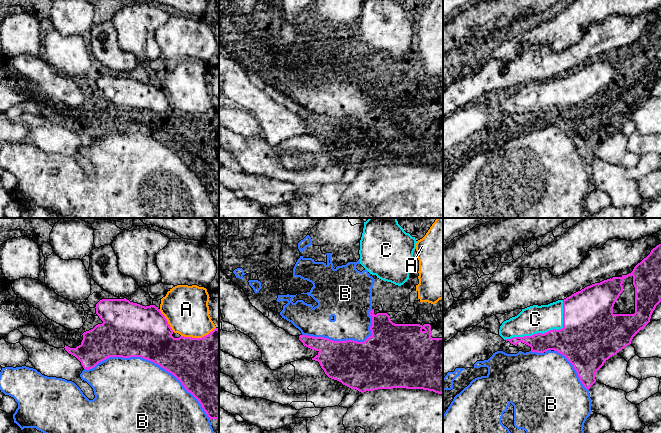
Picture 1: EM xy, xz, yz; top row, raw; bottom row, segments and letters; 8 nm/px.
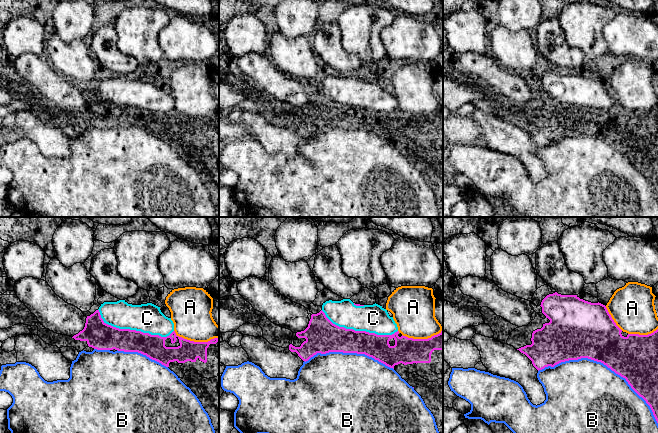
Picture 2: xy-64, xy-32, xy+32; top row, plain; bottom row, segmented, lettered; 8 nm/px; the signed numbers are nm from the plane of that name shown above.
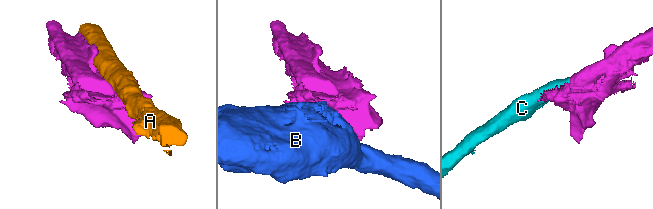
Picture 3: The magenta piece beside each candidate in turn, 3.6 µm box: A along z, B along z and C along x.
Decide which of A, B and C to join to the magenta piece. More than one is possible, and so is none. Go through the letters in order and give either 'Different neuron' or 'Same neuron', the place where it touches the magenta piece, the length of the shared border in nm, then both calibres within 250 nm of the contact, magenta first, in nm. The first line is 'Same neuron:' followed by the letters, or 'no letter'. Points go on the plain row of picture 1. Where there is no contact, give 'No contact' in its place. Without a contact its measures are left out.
Same neuron: C
A: Different neuron. Touches magenta at xy (198, 114). Shared border 300 nm. Thickness 500 nm (magenta) against 360 nm
B: Different neuron. Touches magenta at xy (151, 136). Shared border 1100 nm. Thickness 400 nm (magenta) against 480 nm
C: Same neuron. Touches magenta at yz (548, 107). Shared border 550 nm. Thickness 320 nm (magenta) against 220 nm

